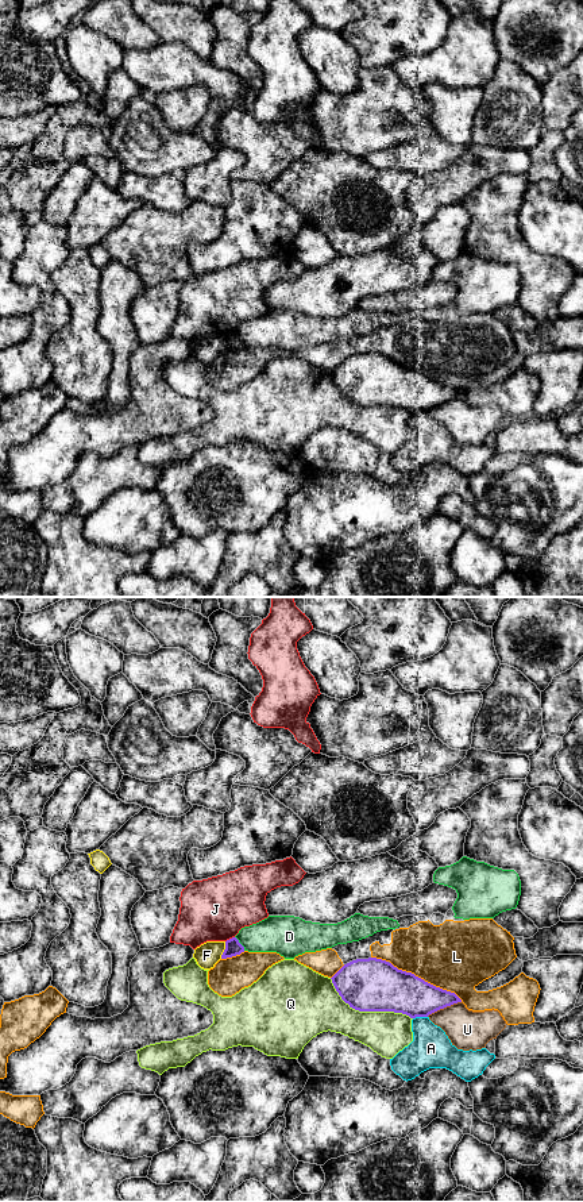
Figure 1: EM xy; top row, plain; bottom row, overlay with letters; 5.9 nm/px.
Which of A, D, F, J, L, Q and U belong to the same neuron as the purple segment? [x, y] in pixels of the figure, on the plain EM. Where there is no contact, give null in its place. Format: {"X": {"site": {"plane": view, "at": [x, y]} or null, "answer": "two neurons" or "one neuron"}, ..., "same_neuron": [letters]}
{"A": {"site": {"plane": "xy", "at": [420, 411]}, "answer": "two neurons"}, "D": {"site": {"plane": "xy", "at": [239, 338]}, "answer": "two neurons"}, "F": {"site": {"plane": "xy", "at": [224, 345]}, "answer": "two neurons"}, "J": {"site": {"plane": "xy", "at": [230, 334]}, "answer": "two neurons"}, "L": {"site": {"plane": "xy", "at": [427, 377]}, "answer": "two neurons"}, "Q": {"site": {"plane": "xy", "at": [367, 405]}, "answer": "two neurons"}, "U": {"site": {"plane": "xy", "at": [443, 403]}, "answer": "two neurons"}, "same_neuron": []}

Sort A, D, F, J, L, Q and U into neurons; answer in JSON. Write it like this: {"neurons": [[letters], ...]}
{"neurons": [["A"], ["D"], ["F"], ["J"], ["L"], ["Q"], ["U"]]}

